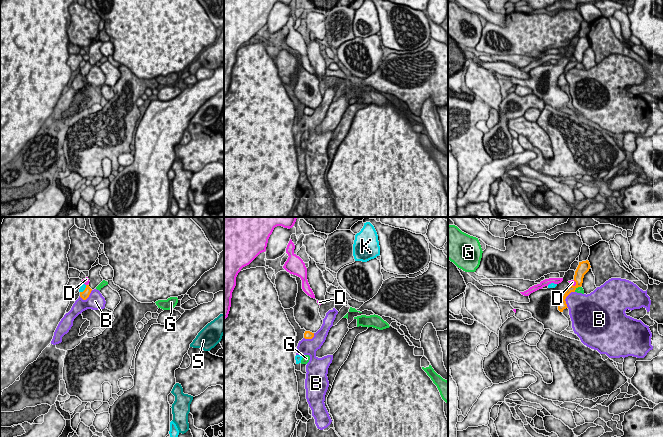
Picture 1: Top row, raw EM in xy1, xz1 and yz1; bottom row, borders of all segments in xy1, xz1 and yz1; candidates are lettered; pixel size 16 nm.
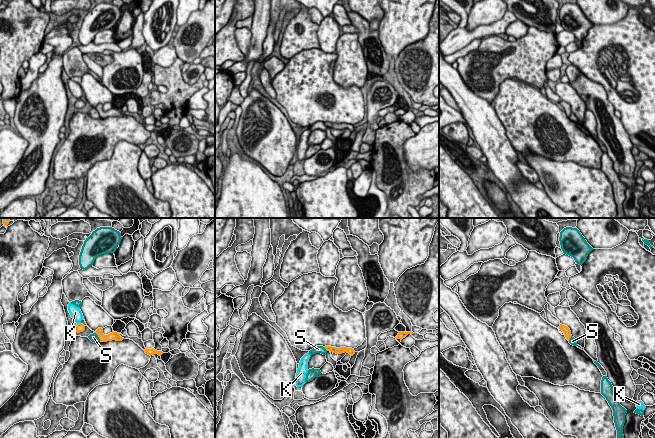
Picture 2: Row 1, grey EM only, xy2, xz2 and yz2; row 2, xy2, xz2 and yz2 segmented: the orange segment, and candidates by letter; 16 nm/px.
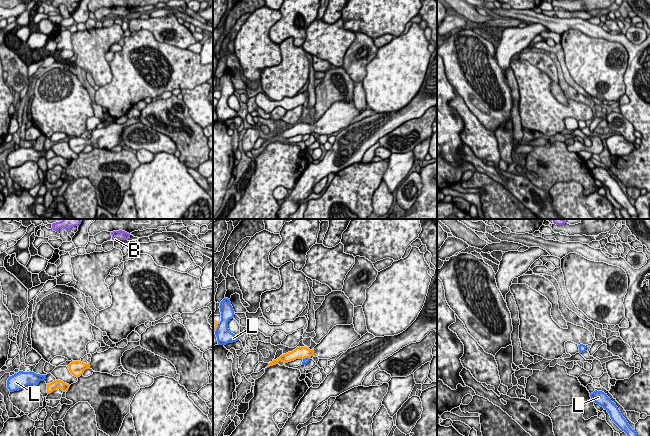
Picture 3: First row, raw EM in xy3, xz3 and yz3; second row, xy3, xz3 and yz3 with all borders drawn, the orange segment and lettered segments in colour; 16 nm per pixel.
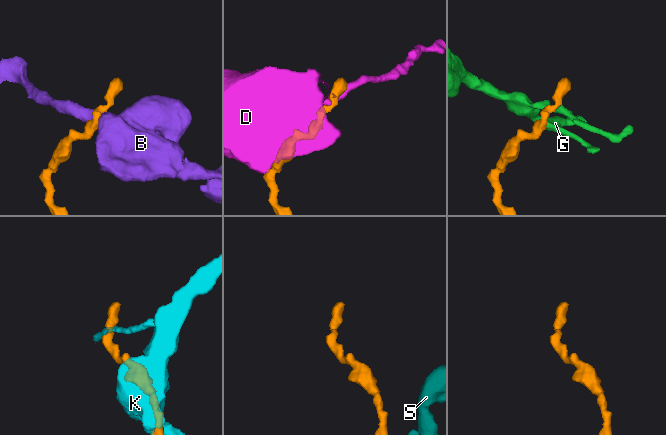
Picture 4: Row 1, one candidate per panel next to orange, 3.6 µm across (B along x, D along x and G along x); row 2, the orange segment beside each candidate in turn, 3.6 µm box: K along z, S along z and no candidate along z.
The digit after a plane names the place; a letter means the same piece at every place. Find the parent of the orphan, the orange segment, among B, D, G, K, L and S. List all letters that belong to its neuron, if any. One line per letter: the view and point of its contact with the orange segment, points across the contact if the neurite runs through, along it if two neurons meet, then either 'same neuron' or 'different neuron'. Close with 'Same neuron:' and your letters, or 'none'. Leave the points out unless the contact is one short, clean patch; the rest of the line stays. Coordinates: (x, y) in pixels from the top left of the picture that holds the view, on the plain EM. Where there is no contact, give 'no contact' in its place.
B: contact yz1 (565, 74); border yz1 (574, 67), (565, 75), (567, 83); different neuron
D: contact yz1 (572, 61); different neuron
G: contact yz1 (577, 63); border yz1 (580, 62), (574, 67); different neuron
K: contact xy2 (79, 99); different neuron
L: contact xz3 (216, 104); different neuron
S: contact xy2 (98, 112); border xy2 (95, 108), (100, 116); different neuron
Same neuron: none

